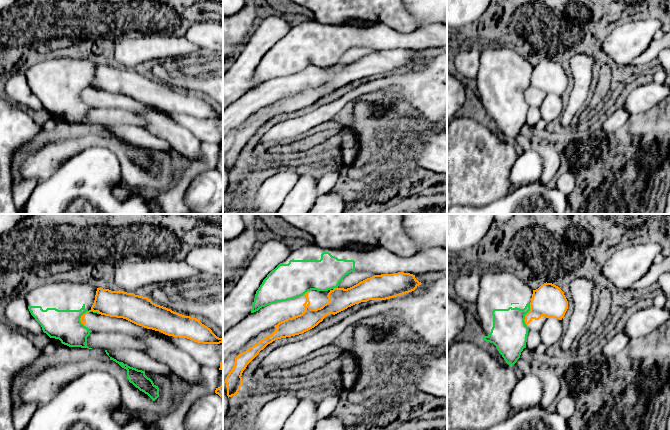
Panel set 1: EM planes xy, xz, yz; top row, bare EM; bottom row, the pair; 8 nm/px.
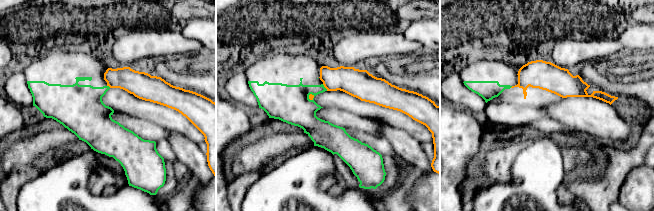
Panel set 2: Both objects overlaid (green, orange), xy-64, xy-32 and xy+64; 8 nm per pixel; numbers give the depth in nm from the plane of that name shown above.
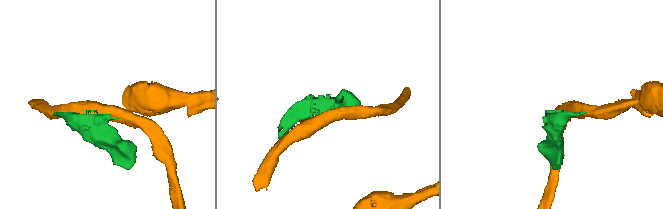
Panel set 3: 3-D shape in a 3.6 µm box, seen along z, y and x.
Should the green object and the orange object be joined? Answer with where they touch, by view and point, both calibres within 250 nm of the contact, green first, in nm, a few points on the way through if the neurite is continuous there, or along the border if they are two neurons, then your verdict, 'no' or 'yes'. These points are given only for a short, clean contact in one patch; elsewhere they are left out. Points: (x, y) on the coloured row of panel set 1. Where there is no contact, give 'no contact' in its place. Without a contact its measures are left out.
meets green in xy at (87, 311); 260 nm thick on the green side, 200 nm on the other; yes

